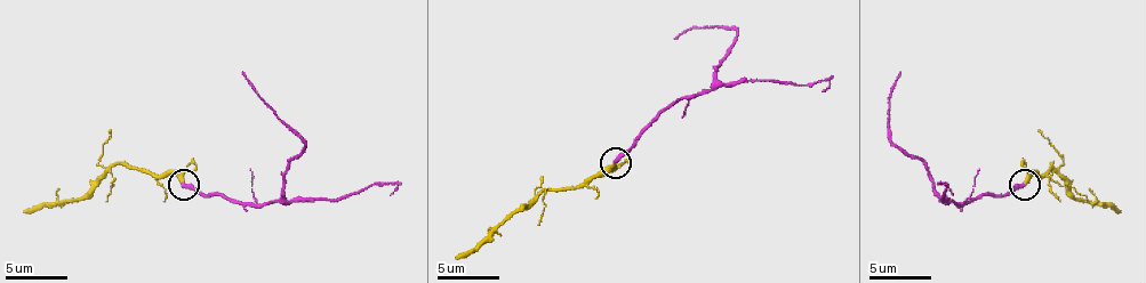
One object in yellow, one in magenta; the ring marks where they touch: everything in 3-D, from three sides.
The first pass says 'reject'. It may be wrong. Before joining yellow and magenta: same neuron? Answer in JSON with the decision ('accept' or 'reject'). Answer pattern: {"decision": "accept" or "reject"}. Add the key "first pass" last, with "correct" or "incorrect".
{"decision": "accept", "first pass": "incorrect"}

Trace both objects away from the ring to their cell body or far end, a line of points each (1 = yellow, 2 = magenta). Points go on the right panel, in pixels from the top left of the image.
1: (1025, 185), (1034, 176), (1040, 176), (1050, 163), (1074, 197), (1108, 203), (1121, 212)
2: (1025, 185), (1000, 194), (978, 194), (966, 203), (938, 194), (926, 167), (895, 145), (888, 95), (900, 70)

